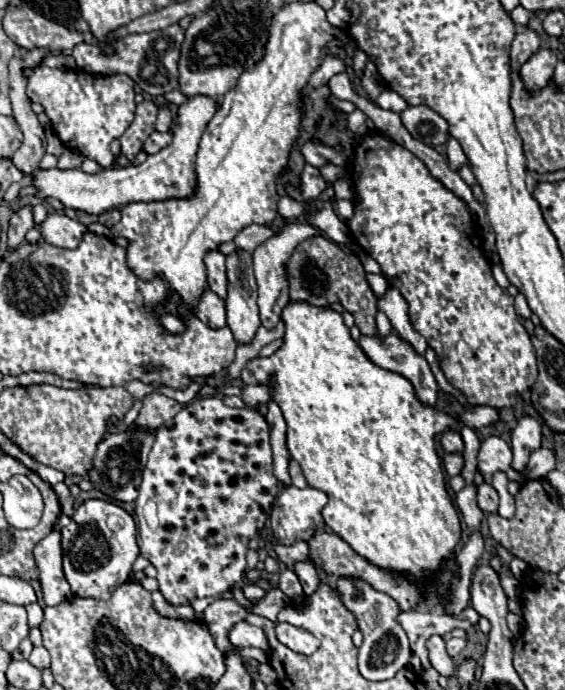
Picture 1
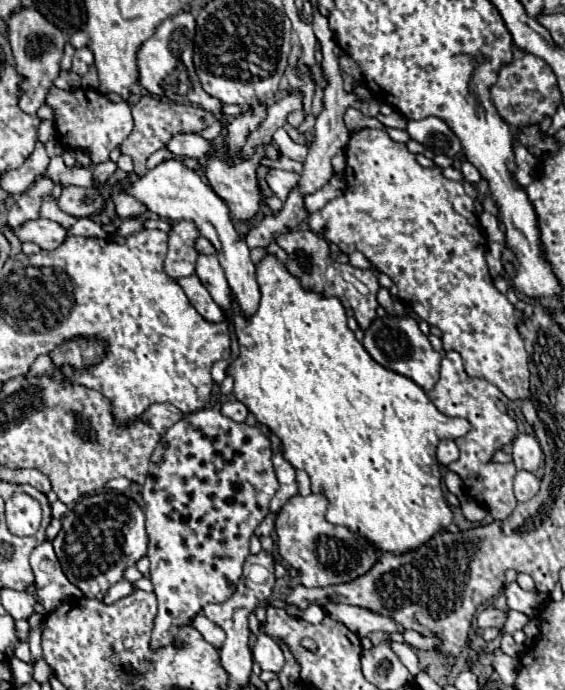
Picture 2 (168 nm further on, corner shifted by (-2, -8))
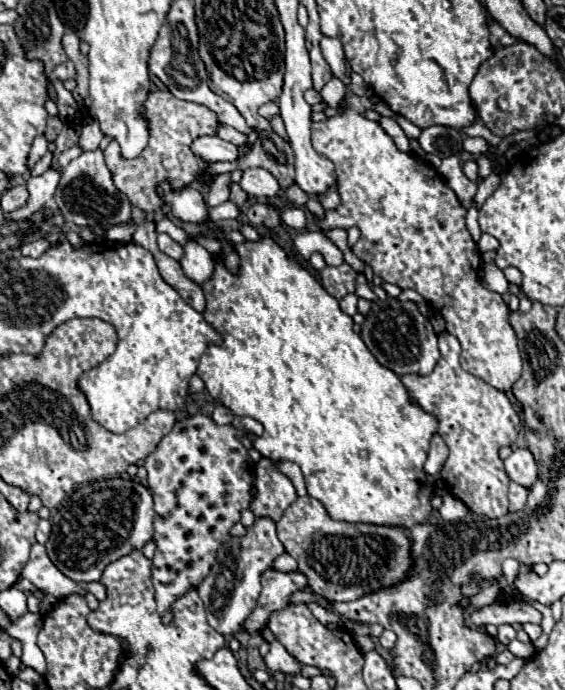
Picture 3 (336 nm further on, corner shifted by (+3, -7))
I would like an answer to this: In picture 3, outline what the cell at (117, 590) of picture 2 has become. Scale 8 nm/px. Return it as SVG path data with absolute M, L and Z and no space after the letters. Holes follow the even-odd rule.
M35 543L31 547L31 557L29 563L25 565L23 579L27 579L35 589L39 589L45 595L53 595L58 600L65 599L73 593L81 593L81 597L85 597L89 591L85 585L79 585L75 581L71 581L69 577L65 577L47 557L47 551L43 545Z

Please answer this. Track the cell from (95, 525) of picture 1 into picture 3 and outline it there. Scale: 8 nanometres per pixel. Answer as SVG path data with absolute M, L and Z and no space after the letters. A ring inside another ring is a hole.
M115 477L115 479L101 479L73 491L57 507L53 515L53 529L45 547L47 547L49 559L65 577L77 583L91 583L101 579L105 565L129 555L135 549L143 549L143 545L151 541L151 537L153 537L153 499L149 489L137 483L135 479Z

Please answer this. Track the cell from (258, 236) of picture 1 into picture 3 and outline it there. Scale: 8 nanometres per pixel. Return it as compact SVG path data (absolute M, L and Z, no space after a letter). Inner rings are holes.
M159 233L157 243L159 243L159 249L161 249L165 255L169 255L169 257L173 257L173 259L177 259L177 261L181 259L181 253L185 253L185 251L183 251L183 245L177 243L177 241L173 241L167 233Z

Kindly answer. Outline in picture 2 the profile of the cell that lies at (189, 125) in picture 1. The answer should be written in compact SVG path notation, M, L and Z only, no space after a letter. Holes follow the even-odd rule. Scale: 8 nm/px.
M166 160L162 164L158 164L156 168L152 168L146 176L138 178L132 184L124 184L122 186L130 196L138 198L140 202L144 202L148 206L150 212L158 214L164 220L192 220L200 232L200 236L204 236L206 240L212 242L212 246L216 248L220 266L226 272L228 284L234 292L234 296L238 298L242 312L246 316L254 314L254 310L258 308L260 302L260 288L254 276L254 262L250 260L250 248L246 246L244 238L238 236L228 206L222 198L218 198L218 194L202 182L202 178L186 168L180 160Z

